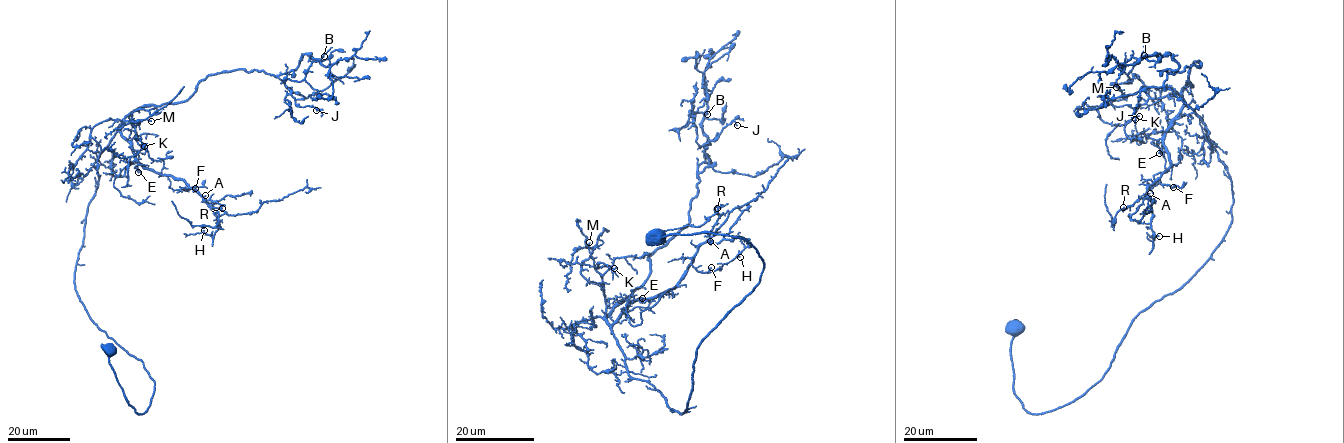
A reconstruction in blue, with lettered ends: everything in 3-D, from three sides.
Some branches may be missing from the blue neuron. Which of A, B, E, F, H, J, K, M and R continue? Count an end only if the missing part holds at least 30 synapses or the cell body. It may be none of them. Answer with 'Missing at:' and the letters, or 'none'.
Missing at: B

